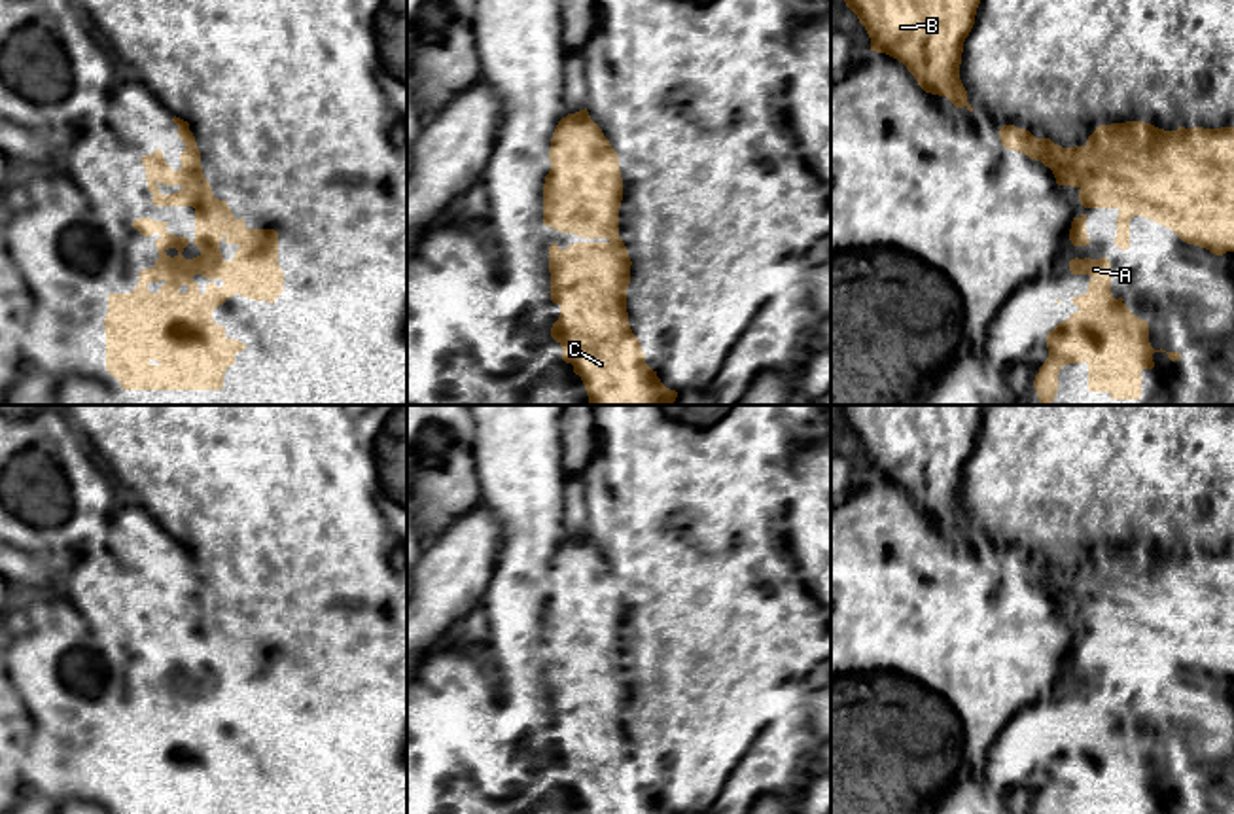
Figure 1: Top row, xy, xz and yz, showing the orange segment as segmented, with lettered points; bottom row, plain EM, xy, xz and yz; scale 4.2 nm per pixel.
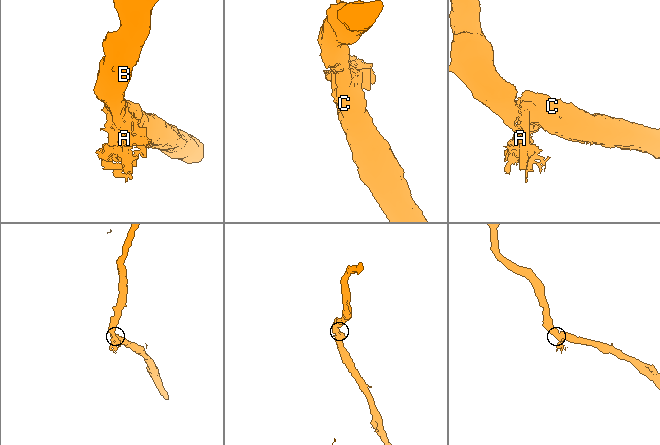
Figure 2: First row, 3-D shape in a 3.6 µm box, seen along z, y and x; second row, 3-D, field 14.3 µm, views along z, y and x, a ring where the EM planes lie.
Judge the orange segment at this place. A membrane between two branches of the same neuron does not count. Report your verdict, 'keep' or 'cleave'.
keep

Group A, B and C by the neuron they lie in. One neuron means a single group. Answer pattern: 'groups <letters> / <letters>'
groups A B C

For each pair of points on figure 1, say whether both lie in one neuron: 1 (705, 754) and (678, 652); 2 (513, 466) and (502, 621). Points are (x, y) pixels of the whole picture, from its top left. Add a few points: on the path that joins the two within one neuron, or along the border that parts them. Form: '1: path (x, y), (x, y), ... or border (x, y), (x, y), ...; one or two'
1: path (697, 729), (697, 676); one
2: path (519, 504), (519, 566), (510, 576), (510, 583); one

